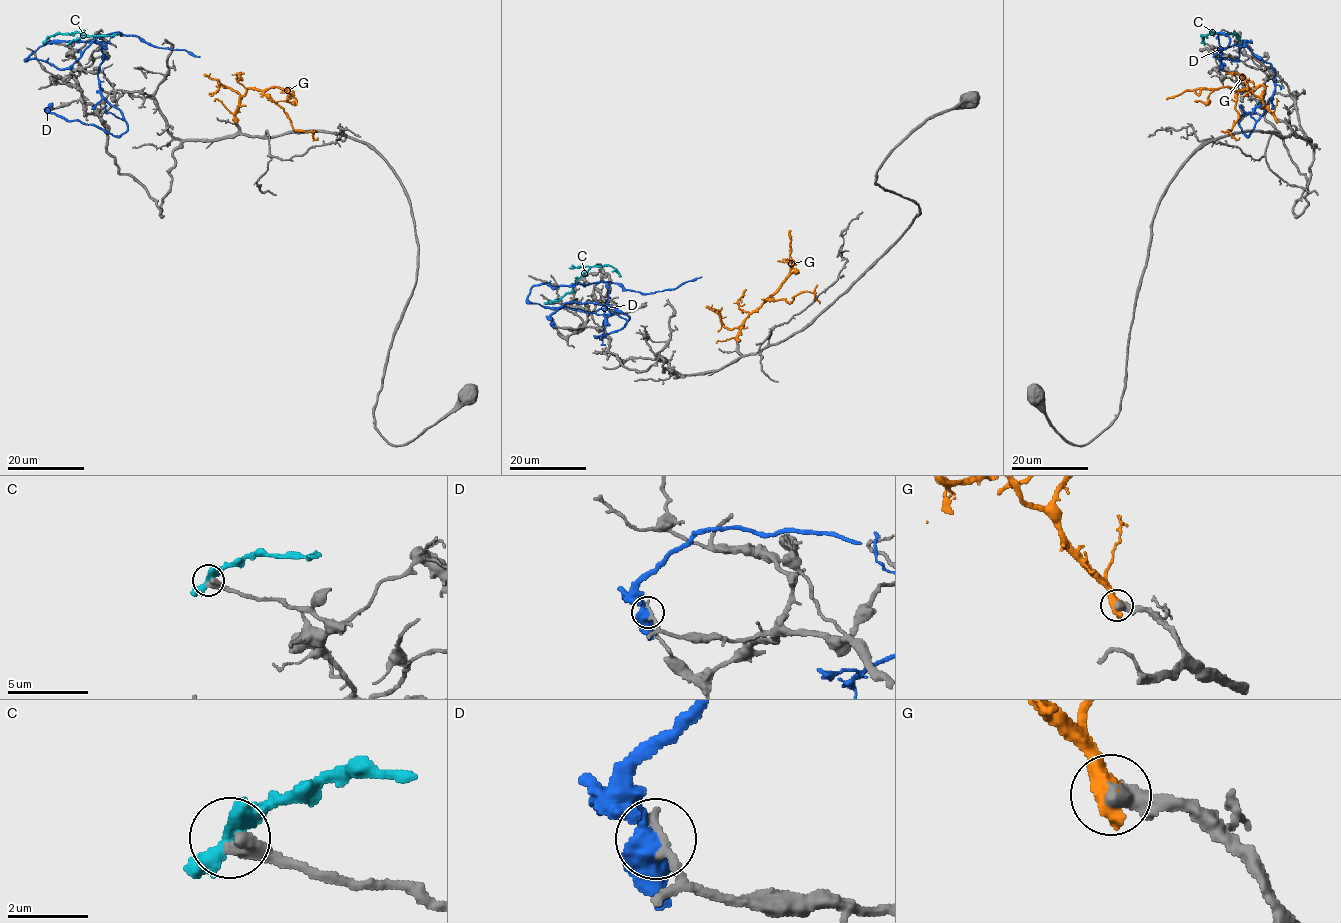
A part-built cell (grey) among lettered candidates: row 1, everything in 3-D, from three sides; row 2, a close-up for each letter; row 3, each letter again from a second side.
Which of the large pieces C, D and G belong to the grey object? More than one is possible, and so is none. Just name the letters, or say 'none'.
G

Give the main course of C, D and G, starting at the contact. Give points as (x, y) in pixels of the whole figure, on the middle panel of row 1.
C: (548, 303), (559, 300), (592, 266), (610, 265), (621, 276)
D: (553, 322), (570, 302), (630, 318), (600, 339), (602, 309), (532, 304), (534, 286), (653, 293), (702, 277)
G: (738, 340), (740, 326), (766, 300), (791, 302), (804, 291), (813, 293), (819, 304)

